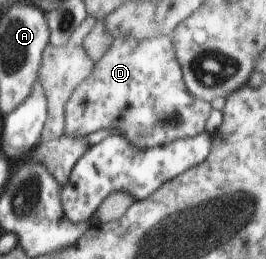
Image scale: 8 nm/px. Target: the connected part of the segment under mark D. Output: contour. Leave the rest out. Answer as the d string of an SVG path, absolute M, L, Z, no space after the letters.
M161 34L143 40L114 38L103 58L94 63L91 74L69 97L64 112L64 134L71 138L83 138L104 128L115 128L133 146L137 146L139 150L147 150L175 140L201 135L206 131L212 110L211 102L195 97L186 87L185 73L170 36Z

